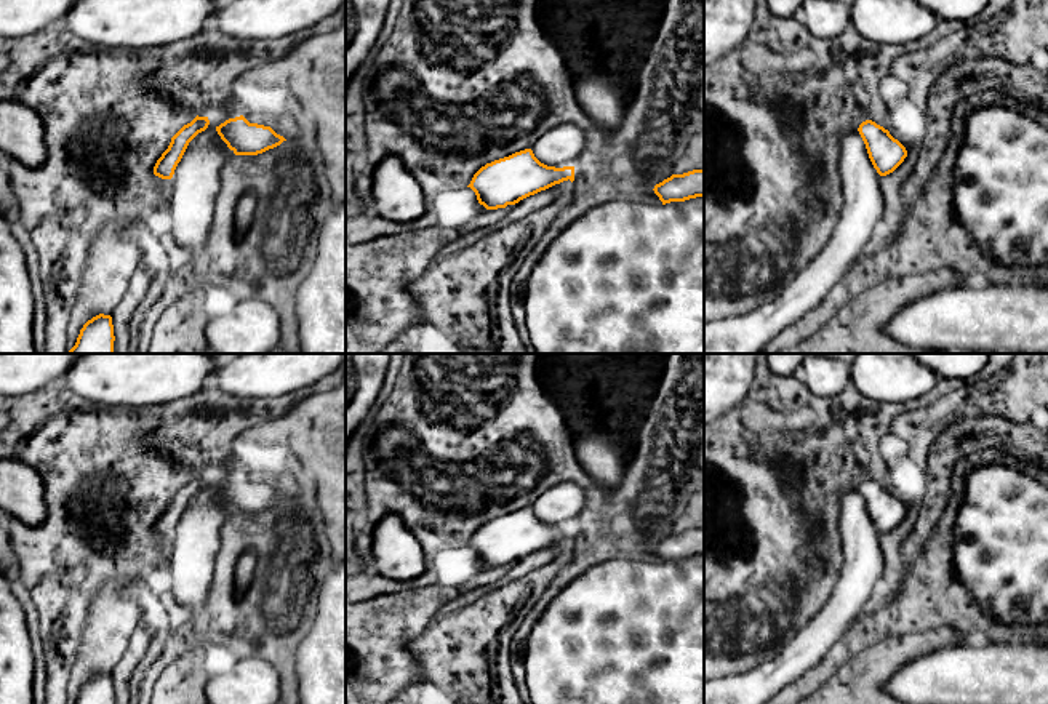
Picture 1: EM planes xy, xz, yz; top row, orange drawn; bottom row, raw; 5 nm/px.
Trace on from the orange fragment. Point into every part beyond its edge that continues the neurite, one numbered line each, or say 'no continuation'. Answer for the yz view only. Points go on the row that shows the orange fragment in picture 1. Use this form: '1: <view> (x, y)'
1: yz (863, 205)

